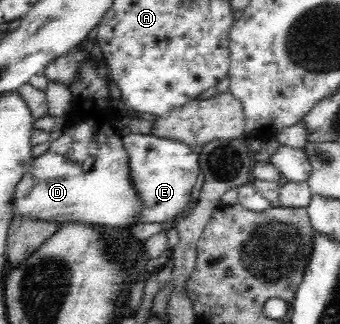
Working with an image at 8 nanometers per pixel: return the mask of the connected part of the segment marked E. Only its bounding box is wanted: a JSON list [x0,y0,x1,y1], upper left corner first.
[121,133,198,222]

